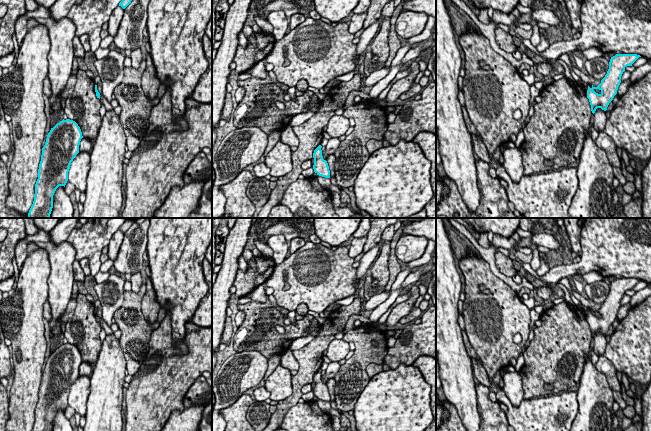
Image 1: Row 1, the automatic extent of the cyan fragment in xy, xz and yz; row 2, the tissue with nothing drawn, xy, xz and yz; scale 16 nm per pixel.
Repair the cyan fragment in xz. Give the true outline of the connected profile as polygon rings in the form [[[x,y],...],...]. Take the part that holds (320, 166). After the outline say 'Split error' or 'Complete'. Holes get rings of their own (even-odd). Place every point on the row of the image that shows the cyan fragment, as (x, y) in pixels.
[[[319,145],[314,150],[314,153],[313,153],[313,158],[314,158],[313,169],[317,175],[325,177],[325,178],[330,178],[329,166],[328,166],[327,161],[323,159],[321,148],[322,148],[322,146]]]. Complete

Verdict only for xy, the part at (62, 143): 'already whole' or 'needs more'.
already whole

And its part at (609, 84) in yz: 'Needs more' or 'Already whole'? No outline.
Already whole

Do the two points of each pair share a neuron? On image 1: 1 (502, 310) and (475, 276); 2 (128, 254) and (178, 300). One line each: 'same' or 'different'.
1: same
2: different

